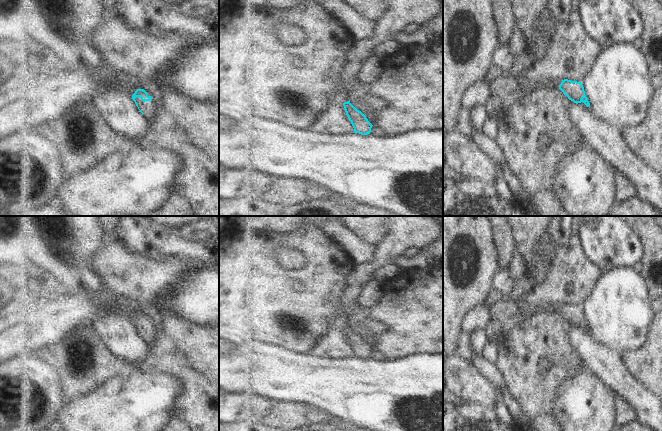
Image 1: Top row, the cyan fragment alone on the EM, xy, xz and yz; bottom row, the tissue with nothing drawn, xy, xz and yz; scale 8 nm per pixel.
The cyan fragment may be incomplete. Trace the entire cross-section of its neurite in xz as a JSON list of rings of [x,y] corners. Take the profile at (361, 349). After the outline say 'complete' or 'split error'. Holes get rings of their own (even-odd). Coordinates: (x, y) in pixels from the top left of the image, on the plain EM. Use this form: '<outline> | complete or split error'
[[[350,324],[343,327],[346,339],[351,346],[354,357],[359,357],[361,359],[370,358],[372,348],[368,345],[366,340],[359,334],[357,334],[351,327]]] | complete

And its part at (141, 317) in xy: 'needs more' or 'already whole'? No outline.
needs more

